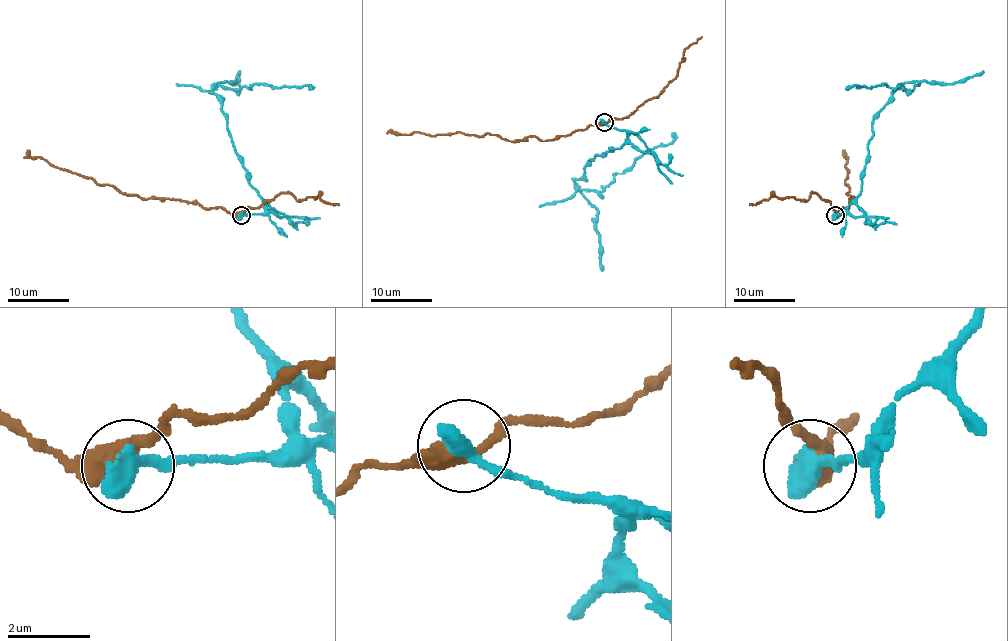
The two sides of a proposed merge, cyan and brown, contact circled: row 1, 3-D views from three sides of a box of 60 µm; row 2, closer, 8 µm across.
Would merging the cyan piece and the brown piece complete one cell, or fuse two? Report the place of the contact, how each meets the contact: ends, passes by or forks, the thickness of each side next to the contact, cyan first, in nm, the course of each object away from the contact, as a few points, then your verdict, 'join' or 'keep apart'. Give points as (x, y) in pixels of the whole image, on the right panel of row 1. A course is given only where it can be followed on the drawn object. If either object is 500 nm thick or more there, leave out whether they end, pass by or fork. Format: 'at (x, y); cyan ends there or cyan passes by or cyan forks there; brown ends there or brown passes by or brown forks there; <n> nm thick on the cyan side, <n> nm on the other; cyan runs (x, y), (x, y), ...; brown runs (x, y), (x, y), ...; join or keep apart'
at (835, 215); 550 nm thick on the cyan side, 460 nm on the other; cyan runs (835, 215), (861, 190), (872, 120), (894, 91), (904, 89), (886, 85), (846, 89); brown runs (835, 215), (853, 201), (847, 194), (849, 171), (843, 150); keep apart

